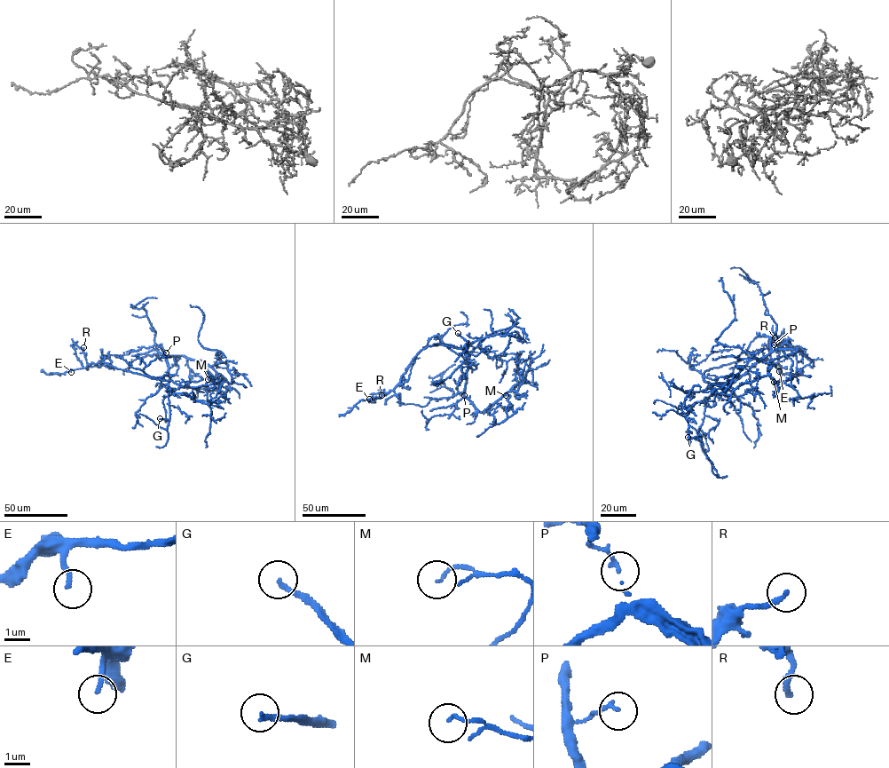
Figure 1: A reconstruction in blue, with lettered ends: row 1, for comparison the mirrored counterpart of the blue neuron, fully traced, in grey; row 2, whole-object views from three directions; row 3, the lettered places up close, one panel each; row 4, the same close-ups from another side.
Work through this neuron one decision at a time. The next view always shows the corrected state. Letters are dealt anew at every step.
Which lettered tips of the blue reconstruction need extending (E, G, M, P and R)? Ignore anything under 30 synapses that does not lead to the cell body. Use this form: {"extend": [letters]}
{"extend": ["G", "R"]}

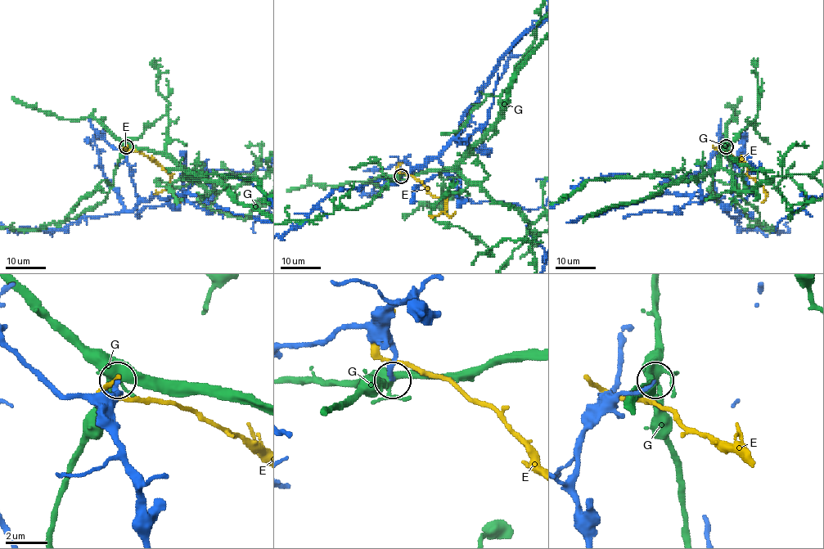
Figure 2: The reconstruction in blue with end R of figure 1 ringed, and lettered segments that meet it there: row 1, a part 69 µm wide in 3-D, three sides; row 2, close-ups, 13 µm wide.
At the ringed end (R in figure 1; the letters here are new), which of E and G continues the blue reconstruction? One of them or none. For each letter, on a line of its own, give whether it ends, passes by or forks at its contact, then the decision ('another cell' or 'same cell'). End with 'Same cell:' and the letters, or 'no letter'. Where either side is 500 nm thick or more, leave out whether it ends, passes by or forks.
E: it passes by; another cell
G: it forks there; another cell
Same cell: no letter

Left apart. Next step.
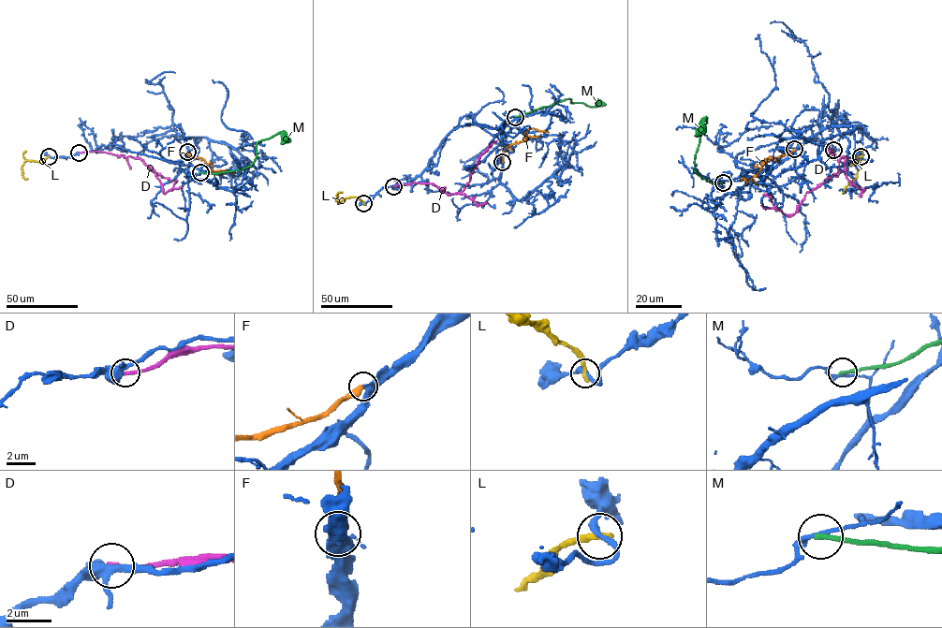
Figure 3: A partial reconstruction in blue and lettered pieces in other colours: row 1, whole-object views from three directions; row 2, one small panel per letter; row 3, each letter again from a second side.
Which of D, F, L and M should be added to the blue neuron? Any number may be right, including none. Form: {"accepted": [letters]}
{"accepted": []}

